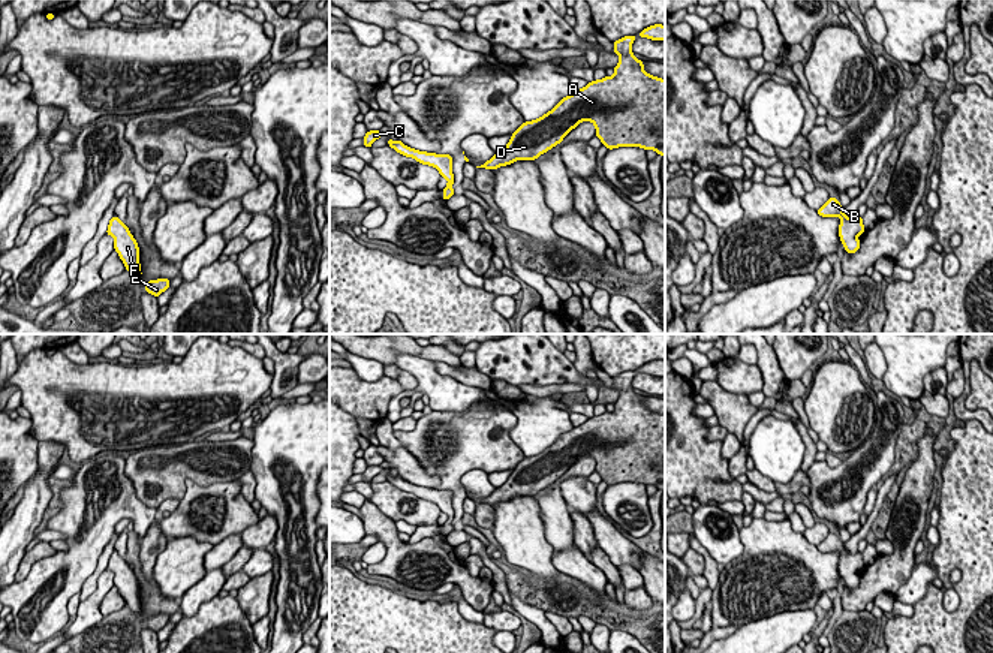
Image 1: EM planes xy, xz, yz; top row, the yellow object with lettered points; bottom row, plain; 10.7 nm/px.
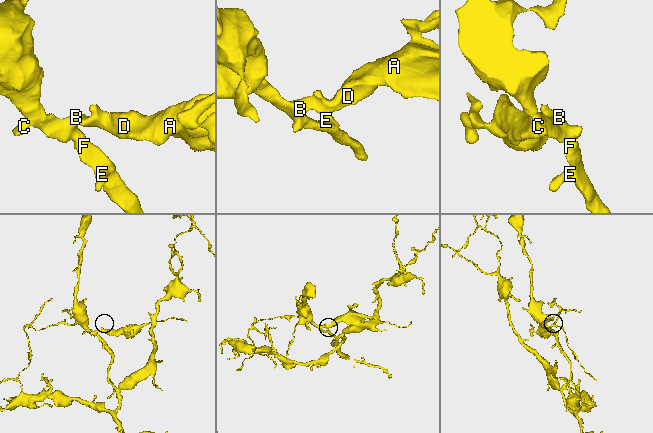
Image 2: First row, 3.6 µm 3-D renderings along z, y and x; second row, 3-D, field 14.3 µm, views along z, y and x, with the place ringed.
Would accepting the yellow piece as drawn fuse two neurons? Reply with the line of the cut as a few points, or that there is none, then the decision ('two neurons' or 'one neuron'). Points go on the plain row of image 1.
no cut; one neuron

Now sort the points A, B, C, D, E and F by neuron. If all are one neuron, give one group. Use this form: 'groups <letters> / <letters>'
groups A B C D E F

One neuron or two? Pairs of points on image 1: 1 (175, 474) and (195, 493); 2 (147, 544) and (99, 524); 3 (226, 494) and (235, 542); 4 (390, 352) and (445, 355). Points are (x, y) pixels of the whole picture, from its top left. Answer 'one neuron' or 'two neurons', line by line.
1: two neurons
2: two neurons
3: two neurons
4: one neuron

